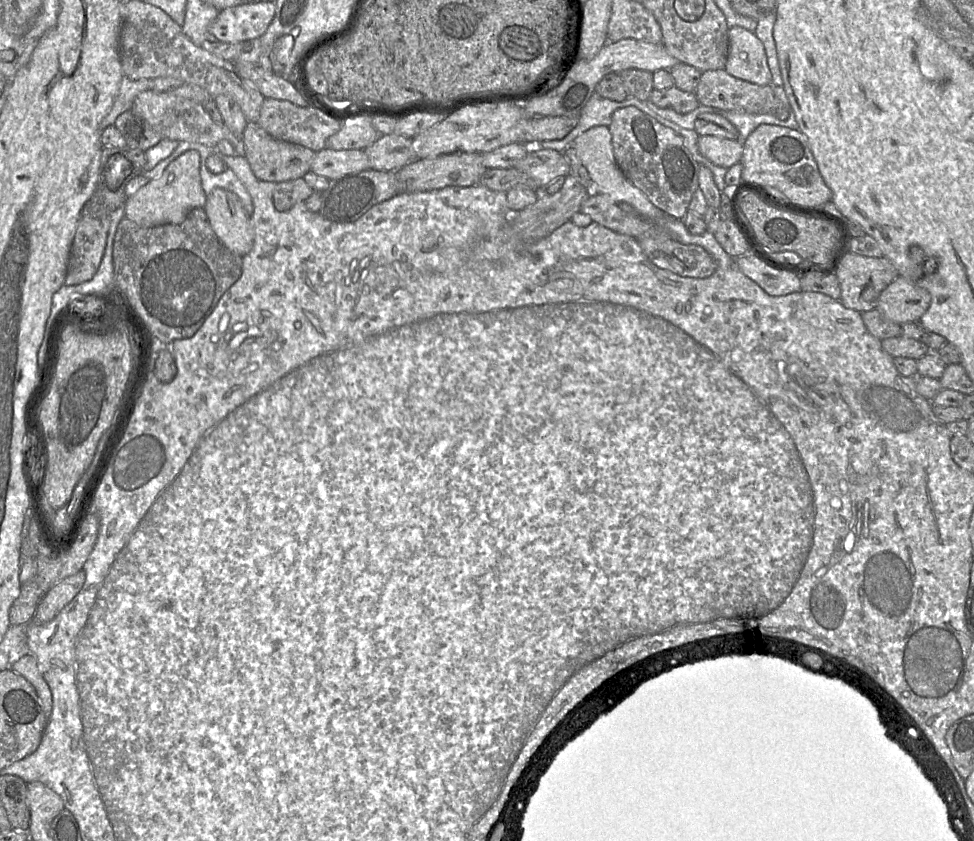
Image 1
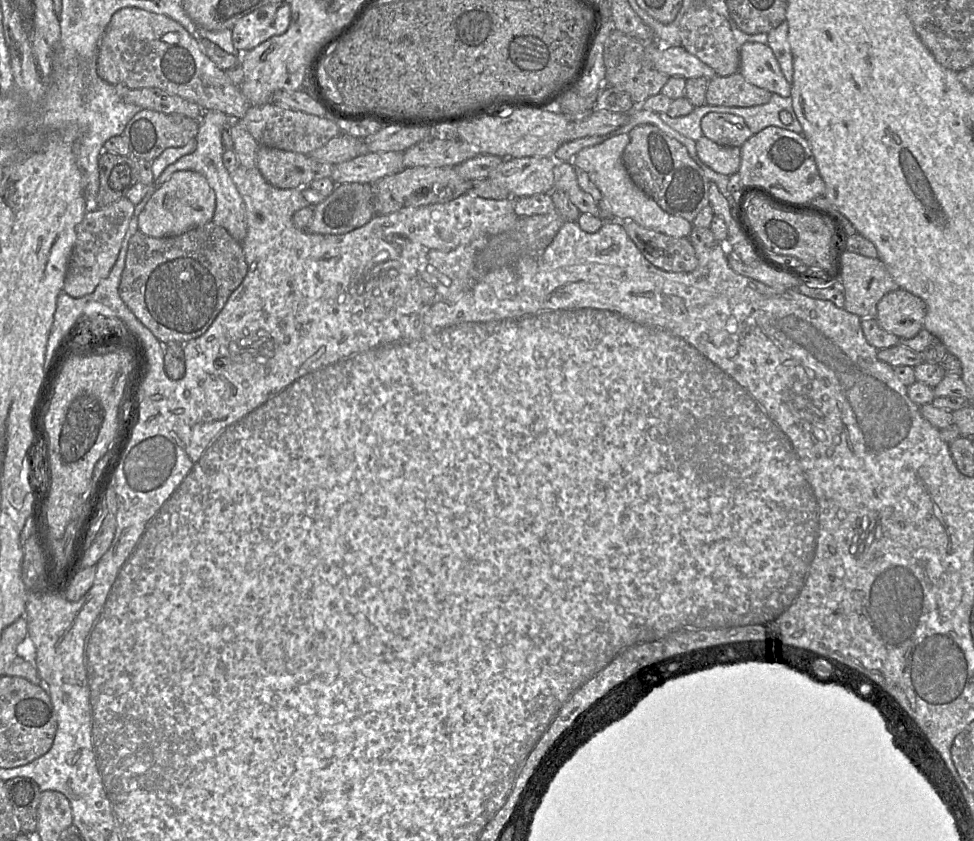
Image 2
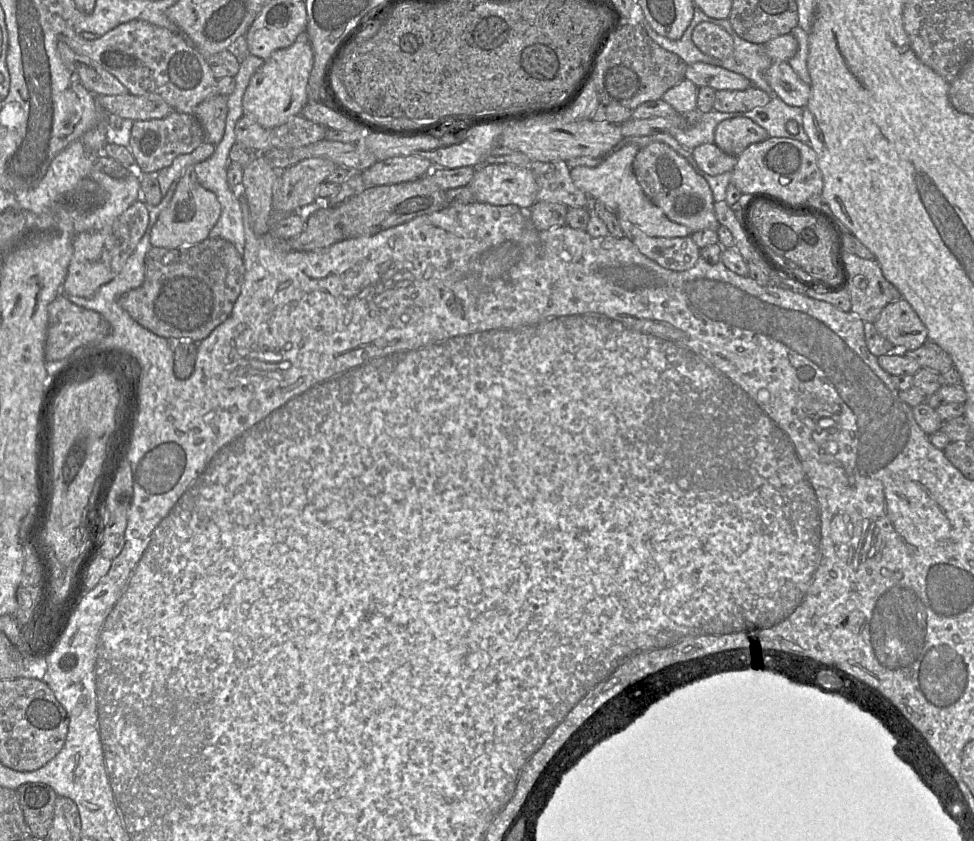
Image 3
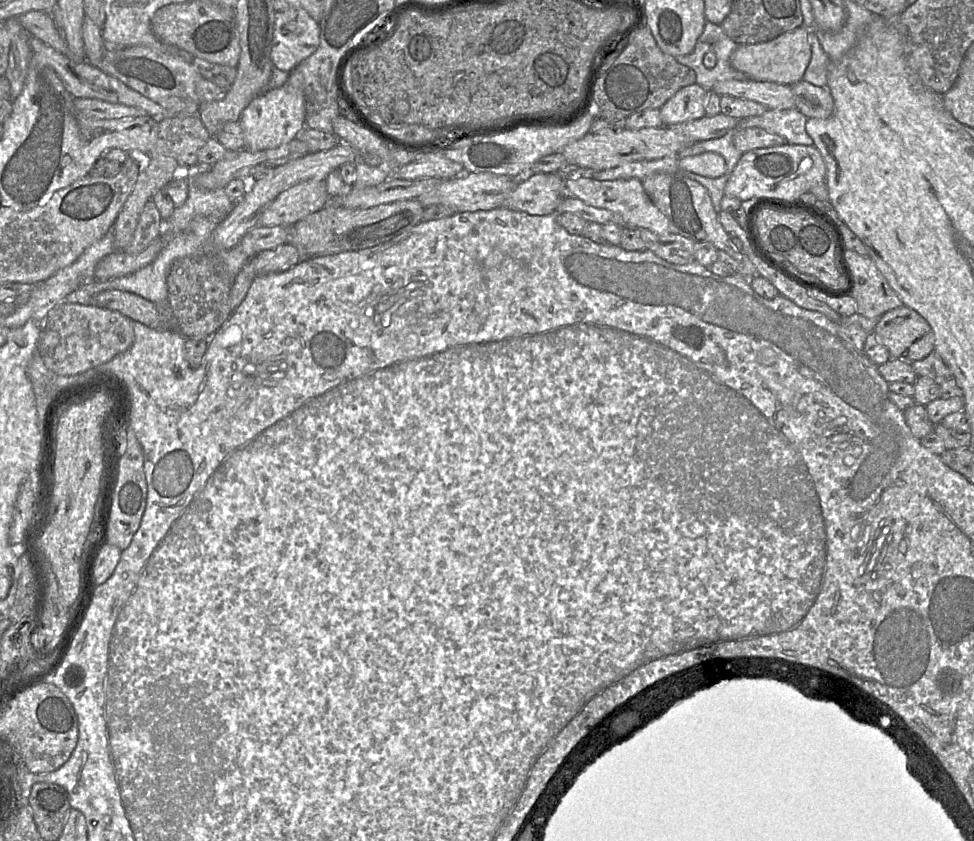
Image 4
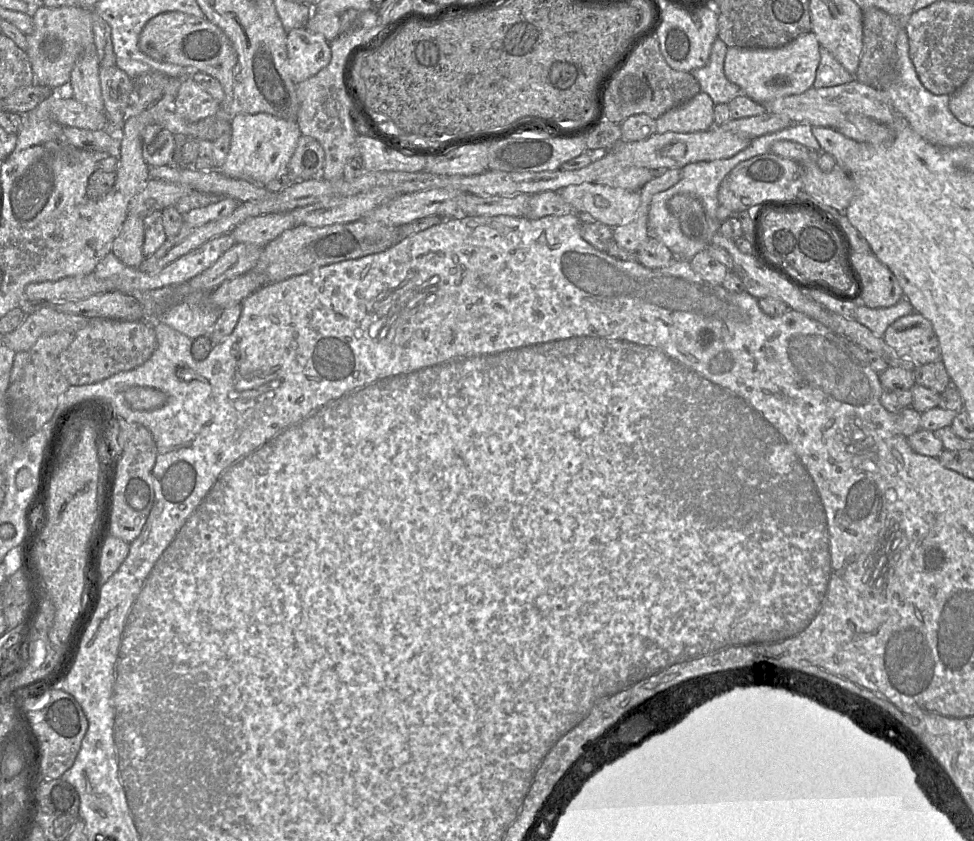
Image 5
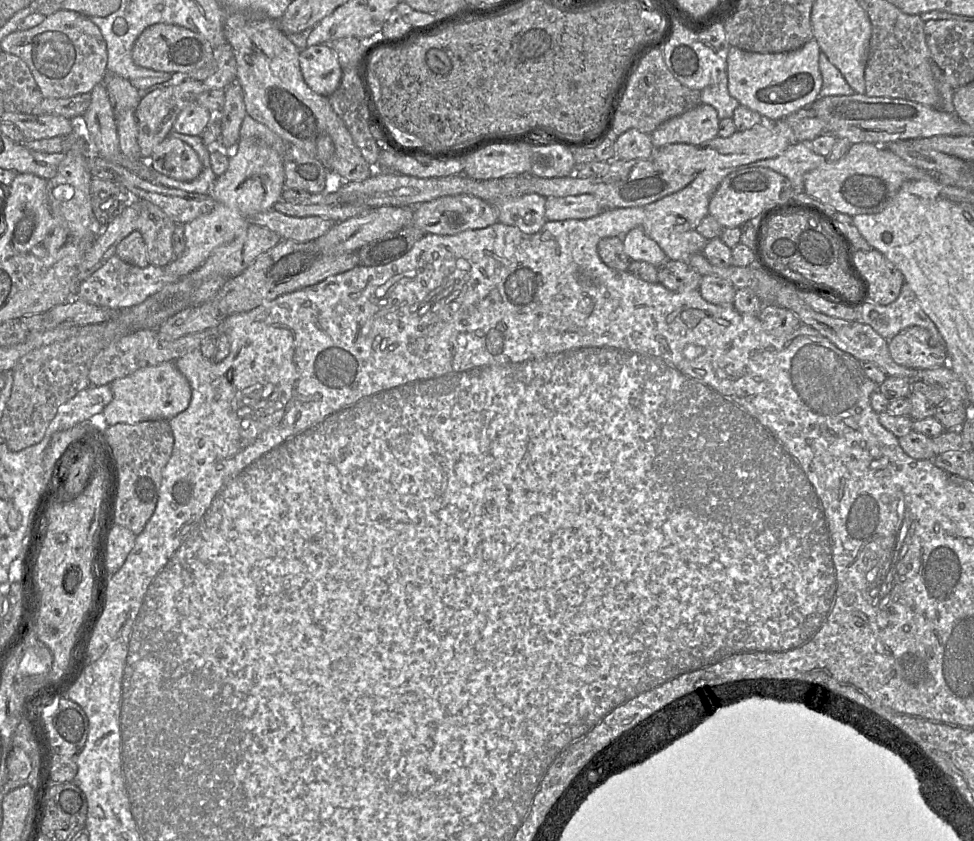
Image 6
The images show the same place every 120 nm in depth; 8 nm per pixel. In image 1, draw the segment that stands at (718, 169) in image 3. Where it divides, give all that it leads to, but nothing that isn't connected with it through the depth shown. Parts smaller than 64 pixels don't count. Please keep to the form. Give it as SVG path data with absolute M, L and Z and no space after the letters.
M705 135L699 136L698 145L701 154L717 166L728 169L741 161L743 143L737 139Z

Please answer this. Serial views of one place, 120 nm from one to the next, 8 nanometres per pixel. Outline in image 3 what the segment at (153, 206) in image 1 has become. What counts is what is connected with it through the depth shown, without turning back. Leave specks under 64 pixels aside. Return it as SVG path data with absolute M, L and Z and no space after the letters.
M188 167L178 180L168 205L159 213L151 227L151 244L162 248L178 248L202 242L220 217L220 203L216 195L205 189L199 182L194 167Z

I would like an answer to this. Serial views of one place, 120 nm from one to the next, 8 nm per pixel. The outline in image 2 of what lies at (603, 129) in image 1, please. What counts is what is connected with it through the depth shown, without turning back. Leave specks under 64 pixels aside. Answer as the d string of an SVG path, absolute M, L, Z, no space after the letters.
M629 134L608 135L602 143L578 152L572 163L585 171L608 201L614 219L634 221L647 229L674 237L687 238L693 229L692 222L664 211L650 196L644 193L631 179L623 164L623 152L630 141Z

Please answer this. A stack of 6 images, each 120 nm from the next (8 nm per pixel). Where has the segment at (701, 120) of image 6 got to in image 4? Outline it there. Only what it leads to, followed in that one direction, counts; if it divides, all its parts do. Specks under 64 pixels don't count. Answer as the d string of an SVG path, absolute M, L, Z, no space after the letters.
M697 83L676 92L661 108L662 126L670 126L706 116L705 101L708 91Z

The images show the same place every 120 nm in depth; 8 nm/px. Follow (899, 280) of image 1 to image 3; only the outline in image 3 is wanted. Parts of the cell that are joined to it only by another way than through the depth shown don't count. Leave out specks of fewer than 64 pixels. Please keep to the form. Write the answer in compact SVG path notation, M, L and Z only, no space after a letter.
M903 298L886 305L874 325L897 351L915 350L928 340L927 328Z

